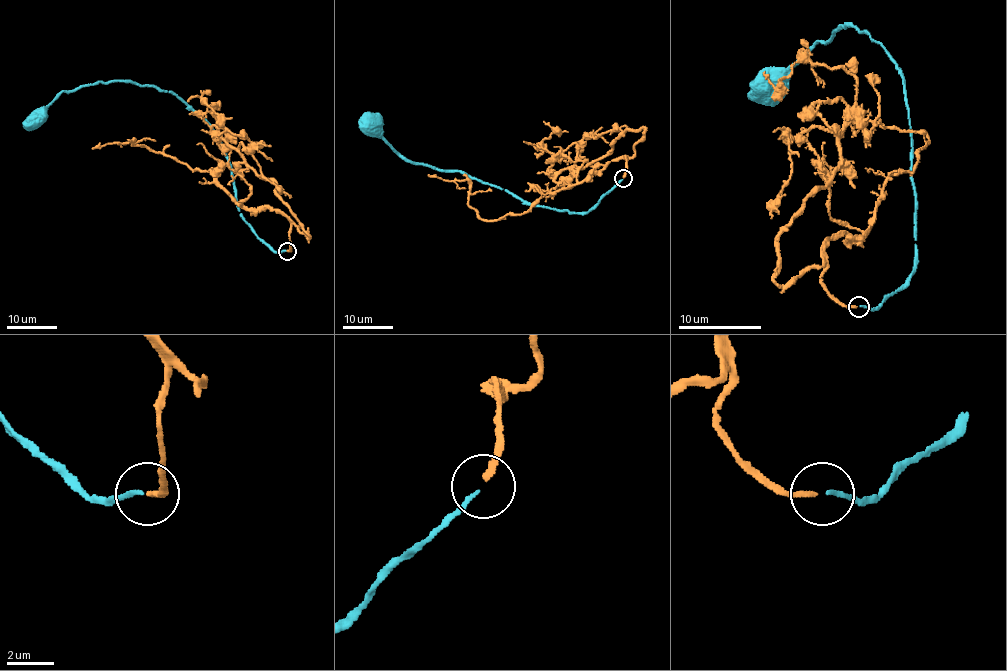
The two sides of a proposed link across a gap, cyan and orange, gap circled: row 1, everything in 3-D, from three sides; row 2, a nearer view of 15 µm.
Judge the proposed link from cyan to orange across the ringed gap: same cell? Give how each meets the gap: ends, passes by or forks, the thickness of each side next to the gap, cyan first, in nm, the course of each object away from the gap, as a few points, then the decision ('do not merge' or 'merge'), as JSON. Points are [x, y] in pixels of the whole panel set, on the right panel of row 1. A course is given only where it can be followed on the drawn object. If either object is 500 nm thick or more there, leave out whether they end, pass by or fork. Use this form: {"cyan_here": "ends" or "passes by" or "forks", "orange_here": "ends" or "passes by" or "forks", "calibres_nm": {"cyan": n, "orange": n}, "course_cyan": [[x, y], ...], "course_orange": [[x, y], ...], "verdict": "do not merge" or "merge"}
{"cyan_here": "ends", "orange_here": "ends", "calibres_nm": {"cyan": 170, "orange": 240}, "course_cyan": [[859, 306], [876, 308], [913, 270], [909, 112], [901, 69], [866, 31], [847, 23], [764, 85]], "course_orange": [[857, 306], [824, 262], [774, 279], [778, 235], [841, 162], [855, 79], [764, 71]], "verdict": "merge"}

